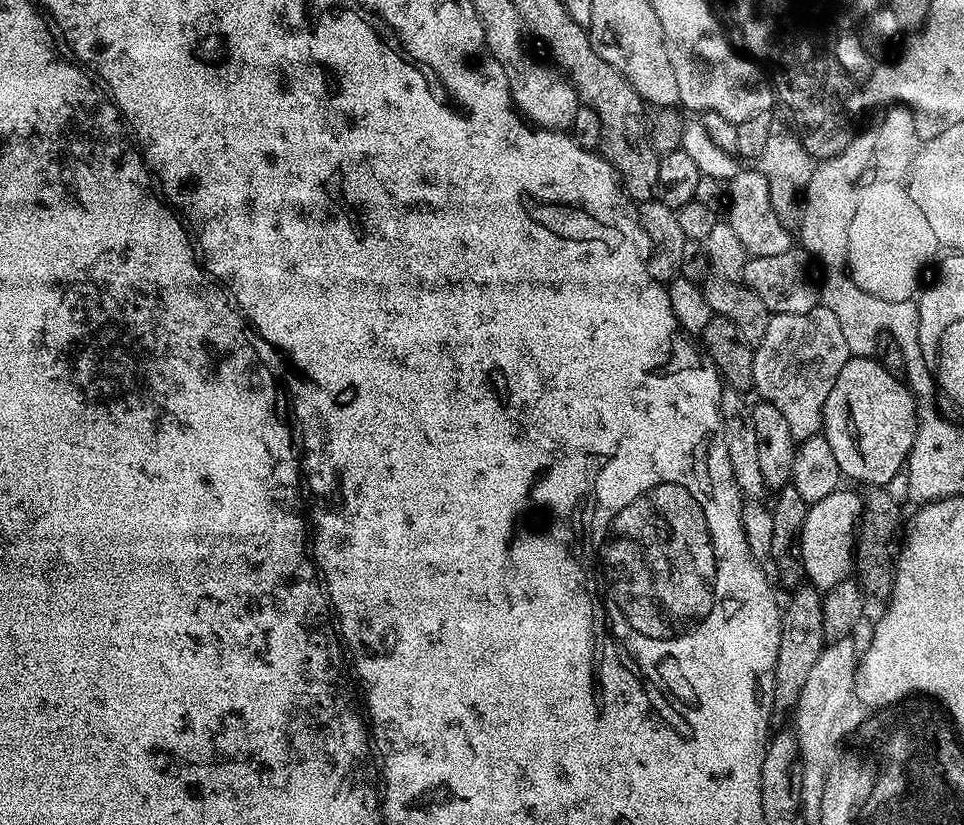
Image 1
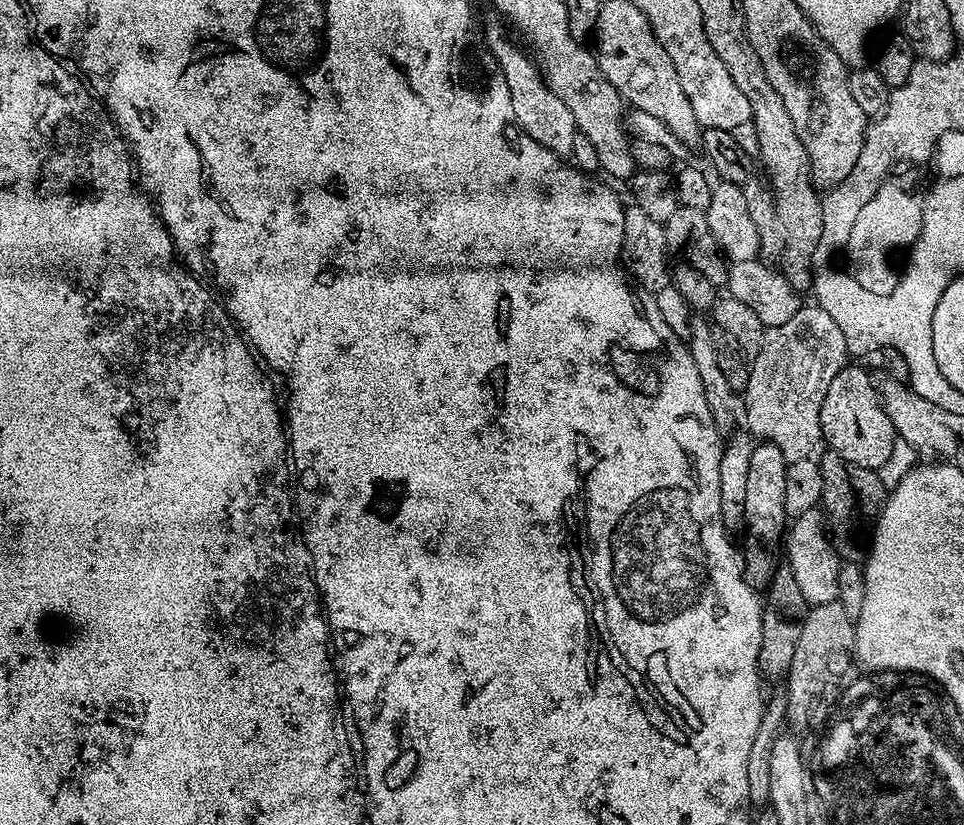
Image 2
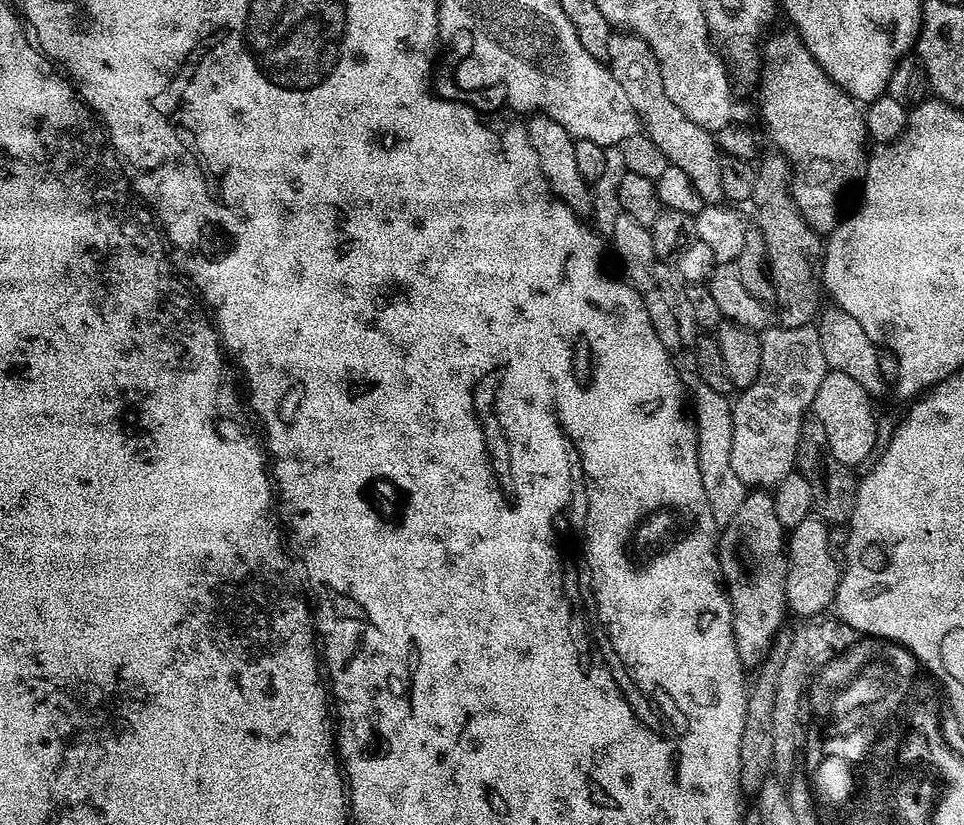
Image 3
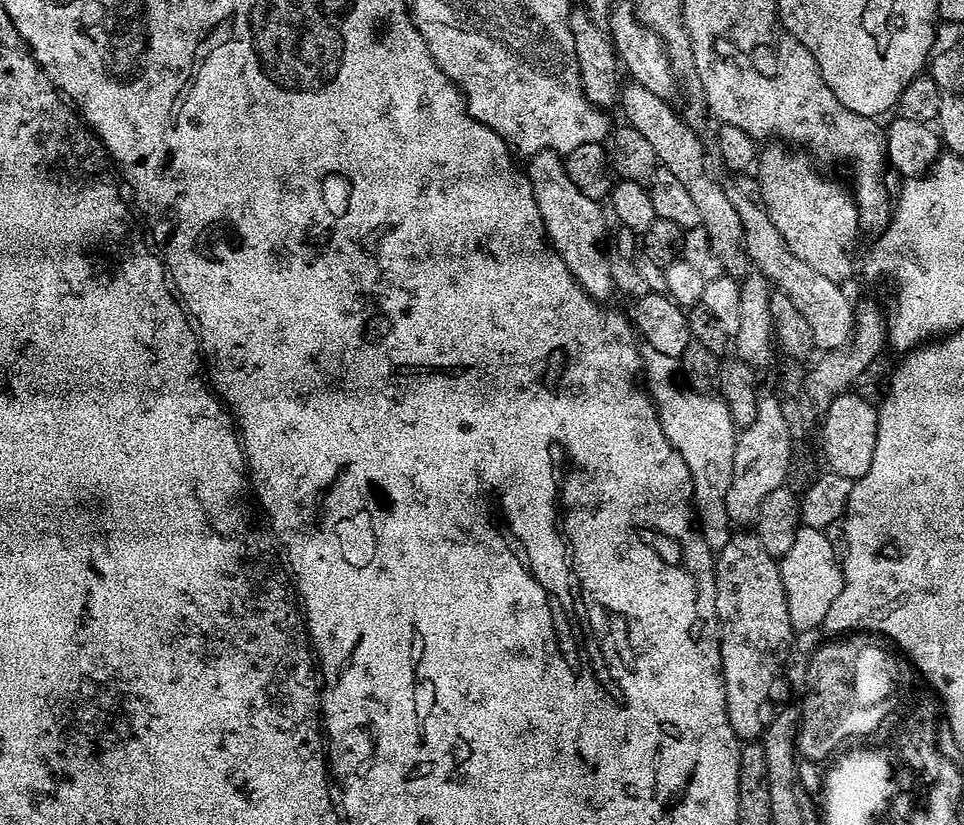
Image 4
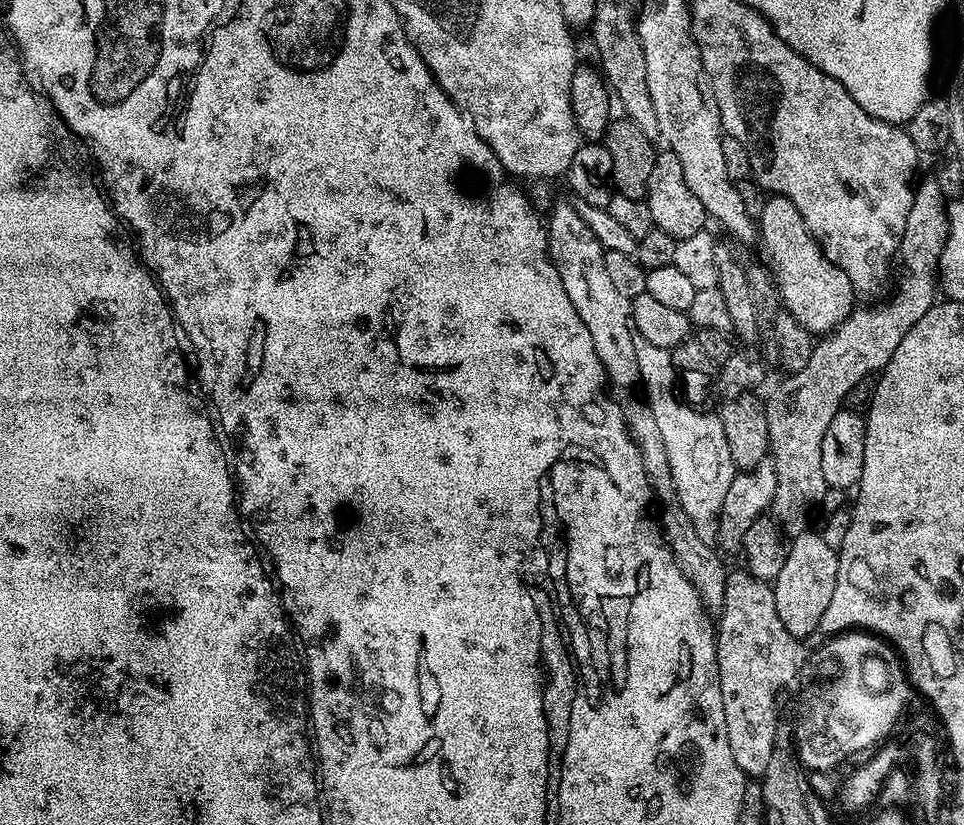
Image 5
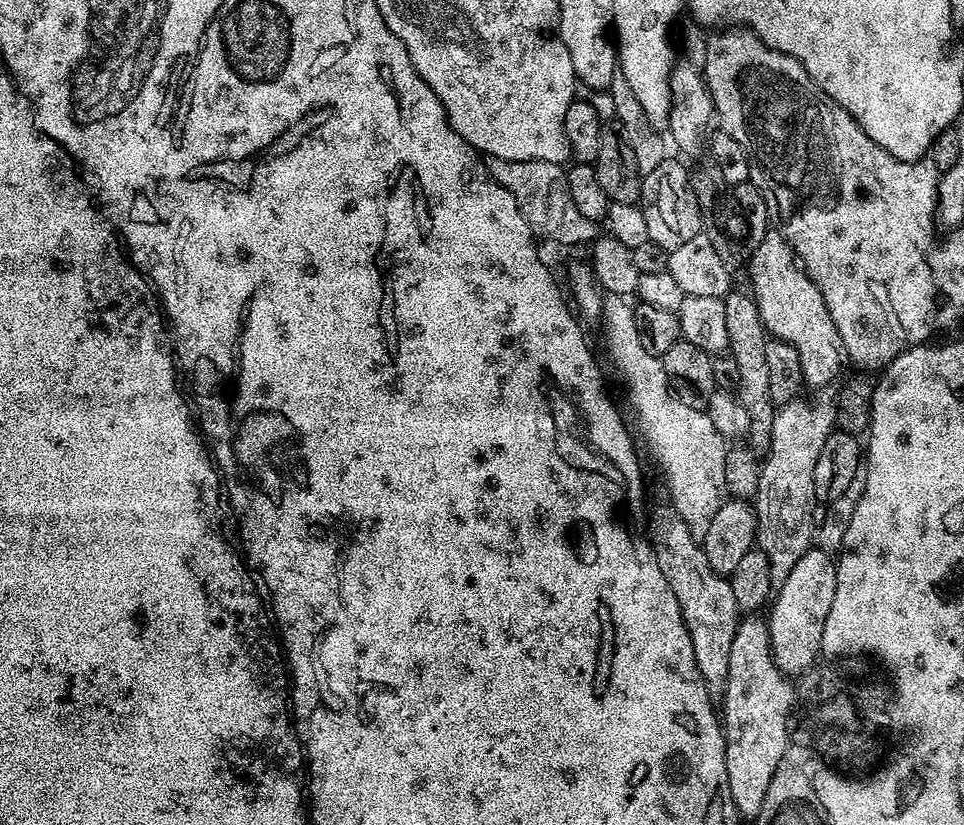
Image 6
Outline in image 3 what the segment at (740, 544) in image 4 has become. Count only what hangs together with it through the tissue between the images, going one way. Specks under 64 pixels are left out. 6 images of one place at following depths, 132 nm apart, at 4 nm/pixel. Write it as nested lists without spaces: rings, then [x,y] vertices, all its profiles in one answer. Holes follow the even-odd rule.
[[[749,491],[738,514],[719,533],[718,555],[722,583],[732,607],[732,629],[740,661],[746,666],[758,666],[771,650],[788,612],[786,530],[778,522],[778,514],[774,514],[771,491]]]

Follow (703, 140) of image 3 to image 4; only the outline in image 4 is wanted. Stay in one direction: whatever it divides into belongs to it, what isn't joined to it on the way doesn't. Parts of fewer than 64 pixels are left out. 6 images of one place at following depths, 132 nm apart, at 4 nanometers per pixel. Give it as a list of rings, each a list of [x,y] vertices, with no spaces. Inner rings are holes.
[[[628,82],[621,87],[618,108],[624,111],[627,127],[638,130],[638,134],[646,137],[650,142],[657,161],[670,174],[682,182],[682,187],[690,193],[694,207],[700,215],[699,227],[706,230],[710,238],[710,250],[718,254],[718,262],[722,262],[724,275],[743,278],[750,271],[750,261],[744,253],[744,231],[742,218],[738,218],[738,210],[734,210],[732,196],[720,186],[719,182],[712,180],[708,173],[708,160],[704,157],[704,144],[696,137],[694,129],[684,124],[683,120],[672,109],[673,105],[667,100],[658,98],[658,94],[650,94],[646,86],[635,82]]]

